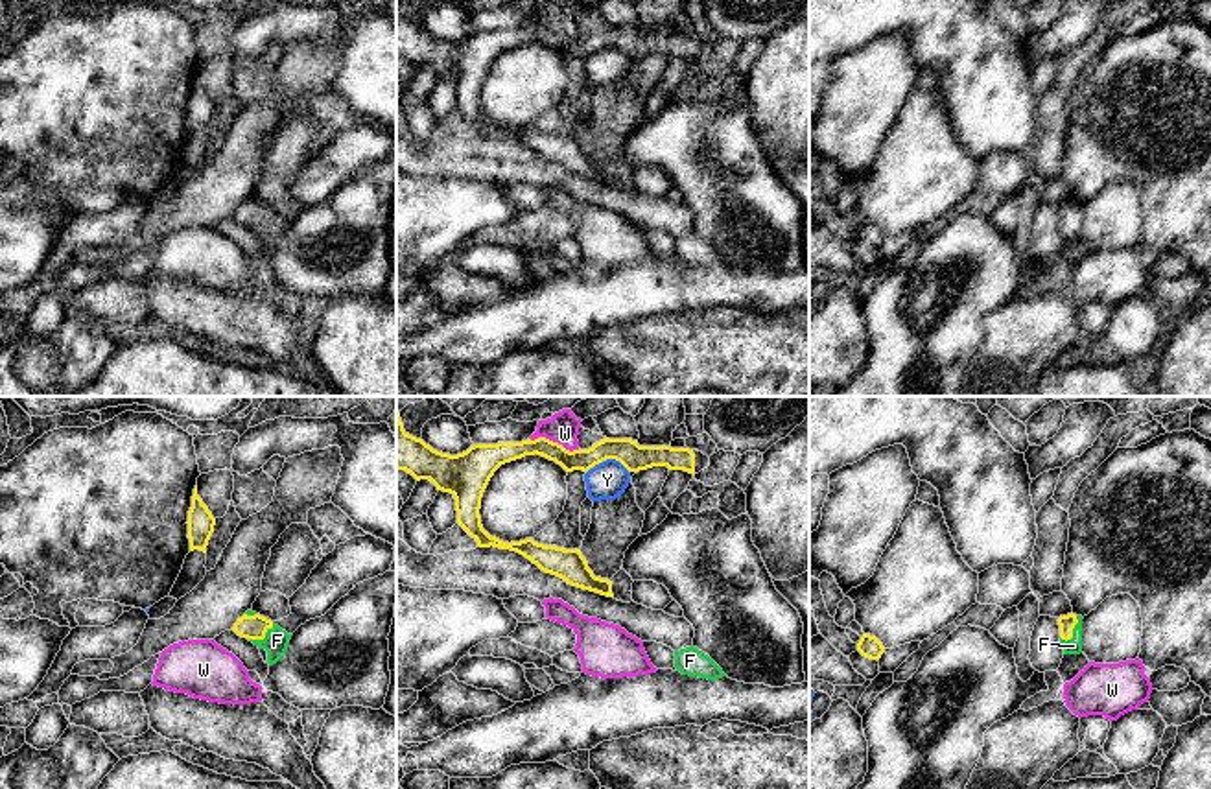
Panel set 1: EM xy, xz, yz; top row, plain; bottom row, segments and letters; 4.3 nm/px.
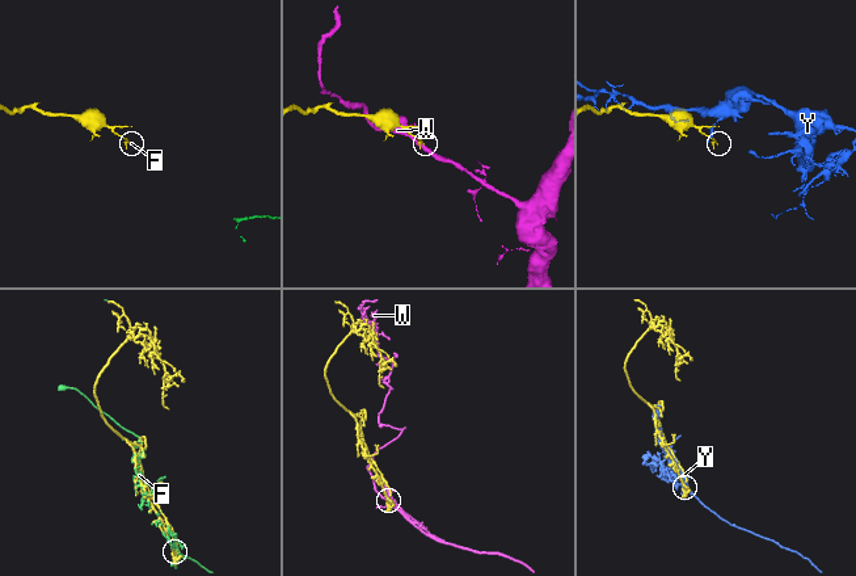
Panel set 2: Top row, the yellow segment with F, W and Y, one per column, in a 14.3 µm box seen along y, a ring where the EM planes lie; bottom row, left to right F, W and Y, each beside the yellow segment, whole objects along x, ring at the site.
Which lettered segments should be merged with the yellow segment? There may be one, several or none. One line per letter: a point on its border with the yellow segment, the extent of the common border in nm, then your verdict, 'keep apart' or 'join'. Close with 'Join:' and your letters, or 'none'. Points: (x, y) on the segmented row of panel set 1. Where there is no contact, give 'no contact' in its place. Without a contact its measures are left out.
F: xy (264, 636) | 140 nm | join
W: xz (555, 443) | 220 nm | keep apart
Y: xz (607, 458) | 190 nm | keep apart
Join: F

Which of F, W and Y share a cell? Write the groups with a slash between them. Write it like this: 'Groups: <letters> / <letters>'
Groups: F / W / Y

